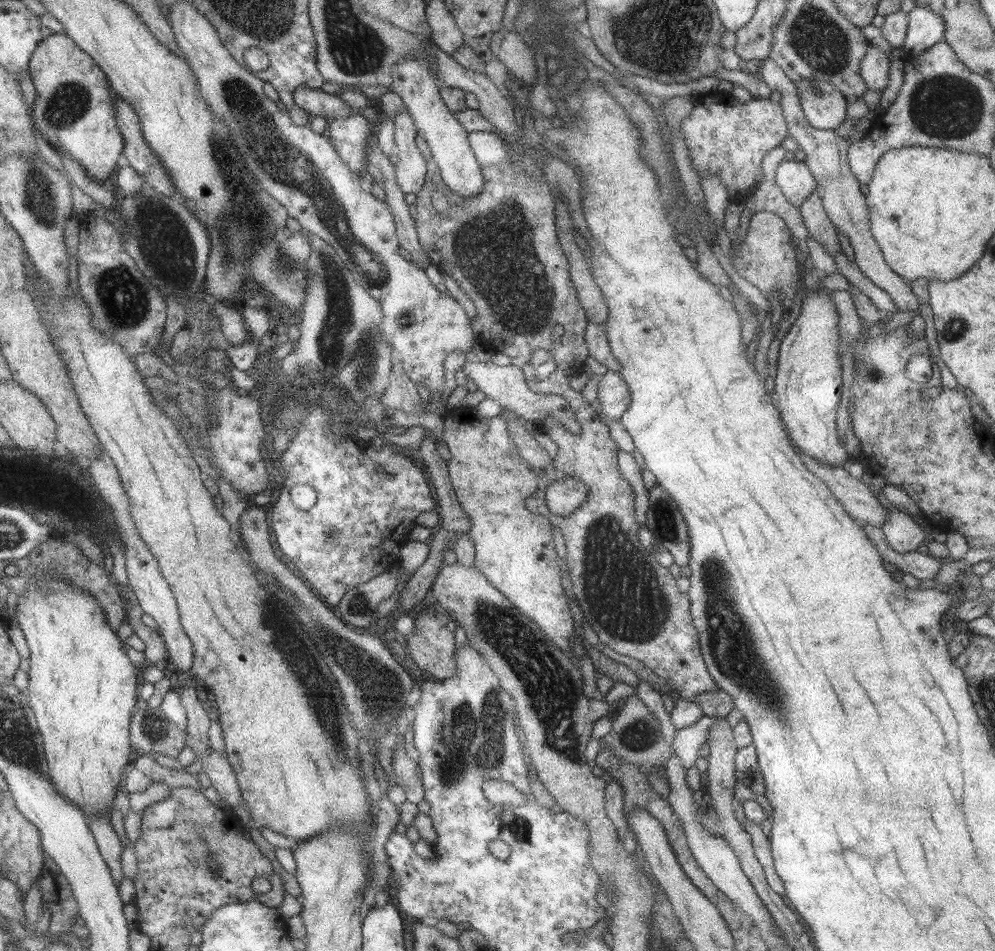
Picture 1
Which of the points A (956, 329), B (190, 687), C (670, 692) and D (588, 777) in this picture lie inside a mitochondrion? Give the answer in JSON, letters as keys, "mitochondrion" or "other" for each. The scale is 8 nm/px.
{"A":"mitochondrion","B":"other","C":"other","D":"other"}

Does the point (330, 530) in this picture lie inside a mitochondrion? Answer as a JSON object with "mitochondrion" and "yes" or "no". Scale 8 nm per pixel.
{"mitochondrion":"yes"}

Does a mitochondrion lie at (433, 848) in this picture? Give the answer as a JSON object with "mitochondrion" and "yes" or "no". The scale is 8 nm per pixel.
{"mitochondrion":"no"}

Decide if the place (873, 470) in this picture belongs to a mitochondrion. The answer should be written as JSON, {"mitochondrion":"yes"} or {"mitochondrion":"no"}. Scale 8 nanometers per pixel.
{"mitochondrion":"no"}

